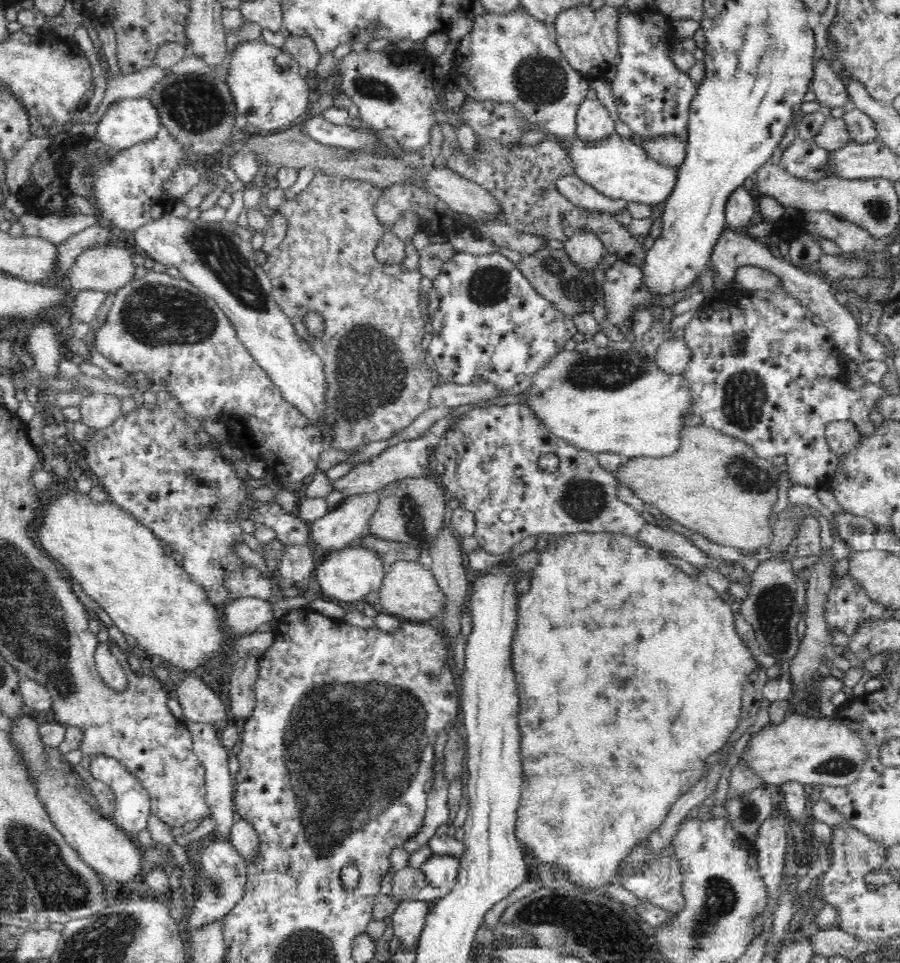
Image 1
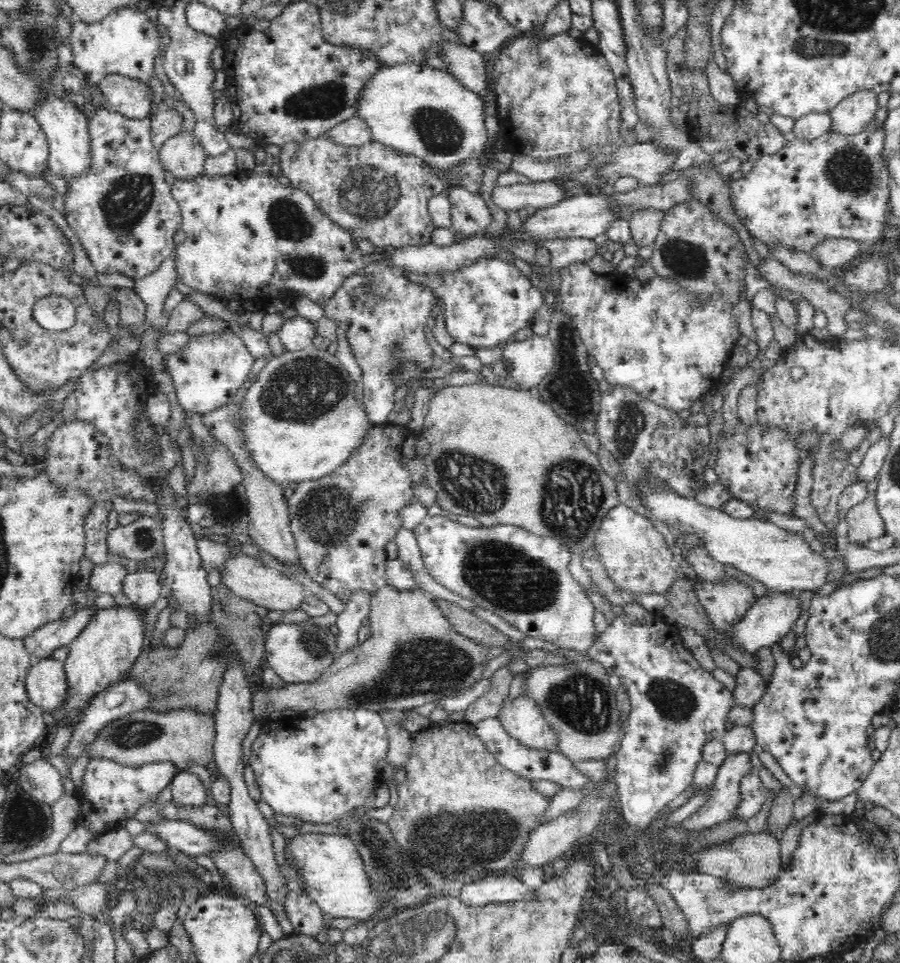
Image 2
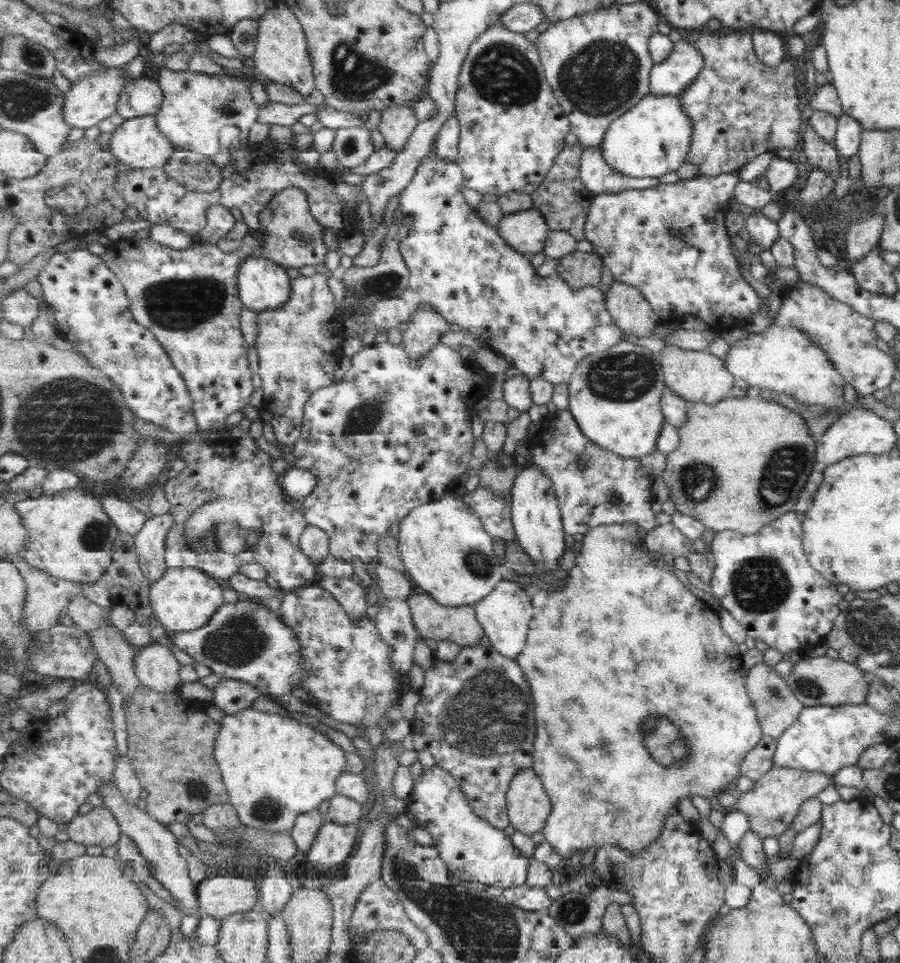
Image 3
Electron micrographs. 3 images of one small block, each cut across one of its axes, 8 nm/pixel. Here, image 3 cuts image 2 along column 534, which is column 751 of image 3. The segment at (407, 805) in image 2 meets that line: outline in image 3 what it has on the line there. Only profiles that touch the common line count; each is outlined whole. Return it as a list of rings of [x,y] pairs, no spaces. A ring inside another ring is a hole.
[[[772,766],[761,778],[753,783],[747,792],[736,793],[735,810],[747,817],[748,827],[762,840],[767,837],[777,838],[790,827],[800,804],[815,797],[829,782],[832,776],[803,769]]]

